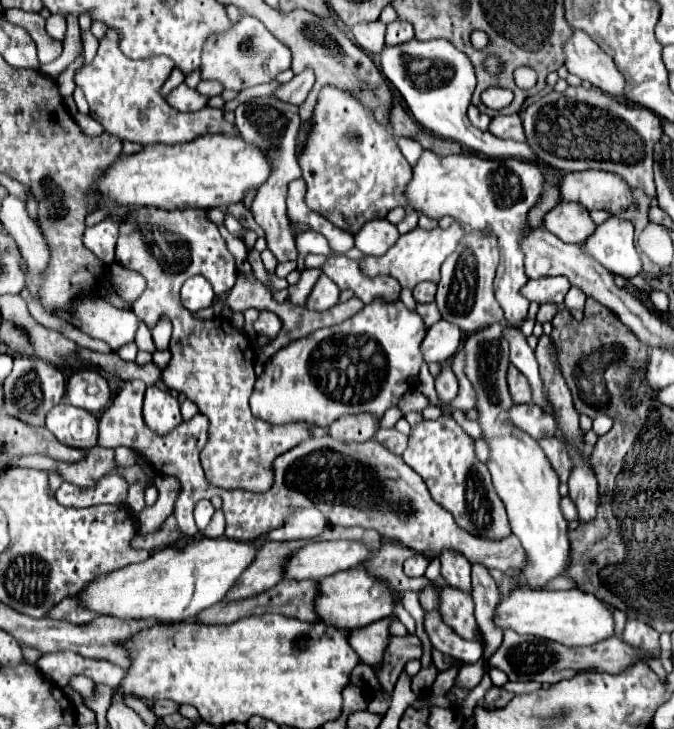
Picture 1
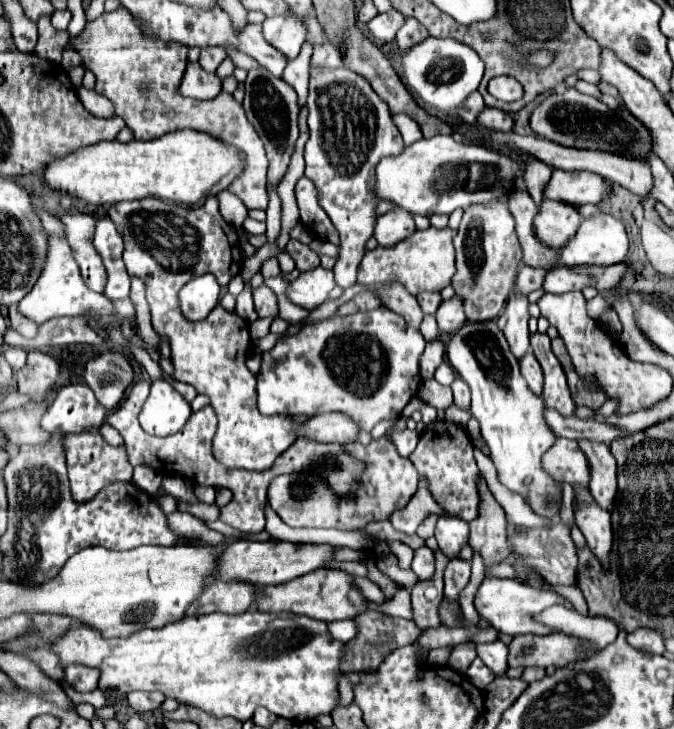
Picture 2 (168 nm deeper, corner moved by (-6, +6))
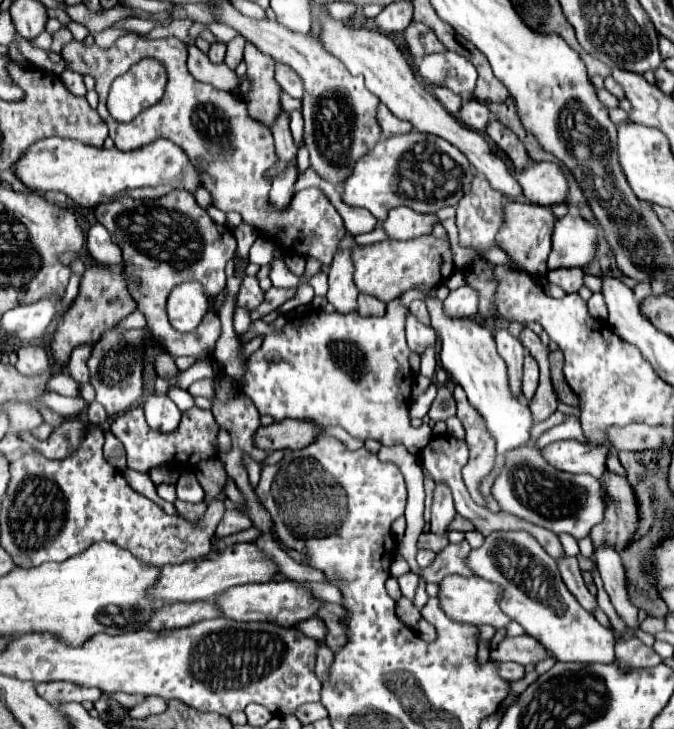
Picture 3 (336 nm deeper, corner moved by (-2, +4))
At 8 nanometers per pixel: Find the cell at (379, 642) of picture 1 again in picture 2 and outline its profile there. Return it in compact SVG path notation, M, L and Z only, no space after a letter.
M354 620L330 622L328 624L328 632L340 642L348 642L348 640L352 640L356 636L356 624L354 624Z

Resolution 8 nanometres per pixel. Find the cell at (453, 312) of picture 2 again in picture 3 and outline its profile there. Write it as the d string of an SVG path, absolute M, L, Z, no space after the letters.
M470 286L452 290L444 300L444 312L450 318L470 318L478 310L478 294Z

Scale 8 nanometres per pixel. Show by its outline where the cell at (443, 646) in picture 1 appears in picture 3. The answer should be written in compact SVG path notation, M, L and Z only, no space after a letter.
M494 662L496 668L498 668L498 674L500 678L512 682L512 680L520 680L524 676L524 668L516 662Z

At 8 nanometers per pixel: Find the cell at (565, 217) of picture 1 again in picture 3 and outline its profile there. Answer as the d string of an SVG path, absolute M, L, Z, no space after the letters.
M506 202L504 204L504 226L496 234L496 242L510 254L510 258L532 274L546 274L546 258L552 250L552 232L556 216L550 208L528 204L528 202Z

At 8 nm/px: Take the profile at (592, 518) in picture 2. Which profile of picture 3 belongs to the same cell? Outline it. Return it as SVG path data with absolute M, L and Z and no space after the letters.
M602 544L594 550L594 560L600 570L604 590L608 592L618 616L626 622L628 628L636 628L638 626L638 608L634 608L628 602L626 588L624 588L626 576L624 576L624 568L620 562L620 554L610 544Z

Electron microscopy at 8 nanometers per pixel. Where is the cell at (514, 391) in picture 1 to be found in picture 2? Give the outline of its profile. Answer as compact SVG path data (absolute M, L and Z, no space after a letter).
M528 350L526 356L520 360L520 372L524 376L524 380L528 382L528 388L534 392L534 394L542 394L542 384L544 384L544 378L542 378L542 368L536 360L536 356Z

